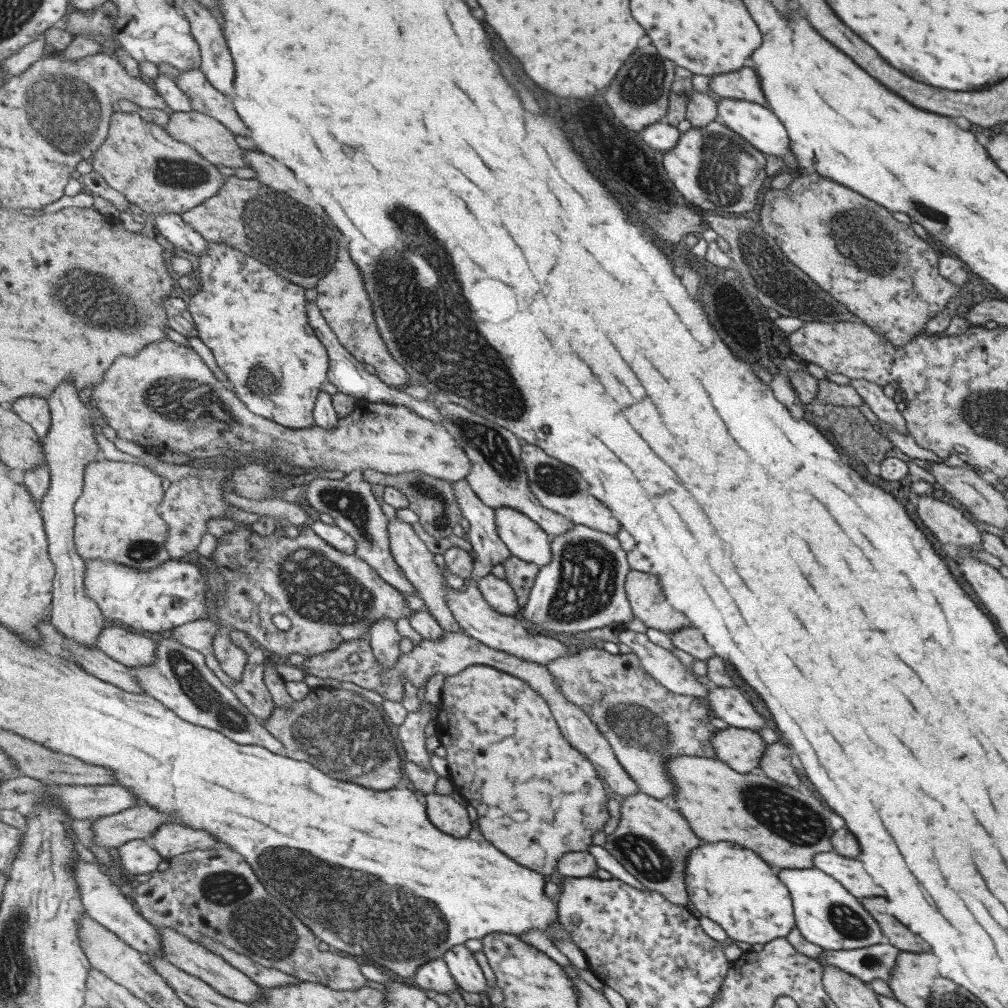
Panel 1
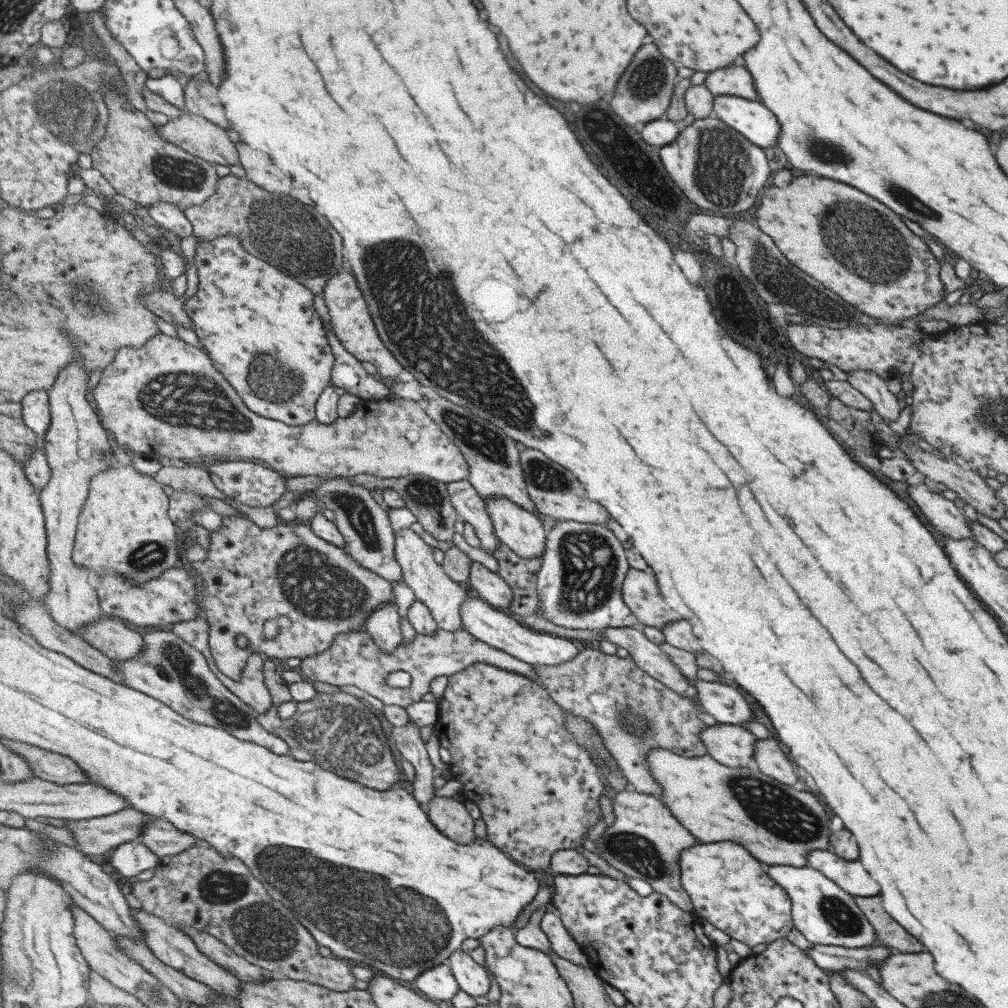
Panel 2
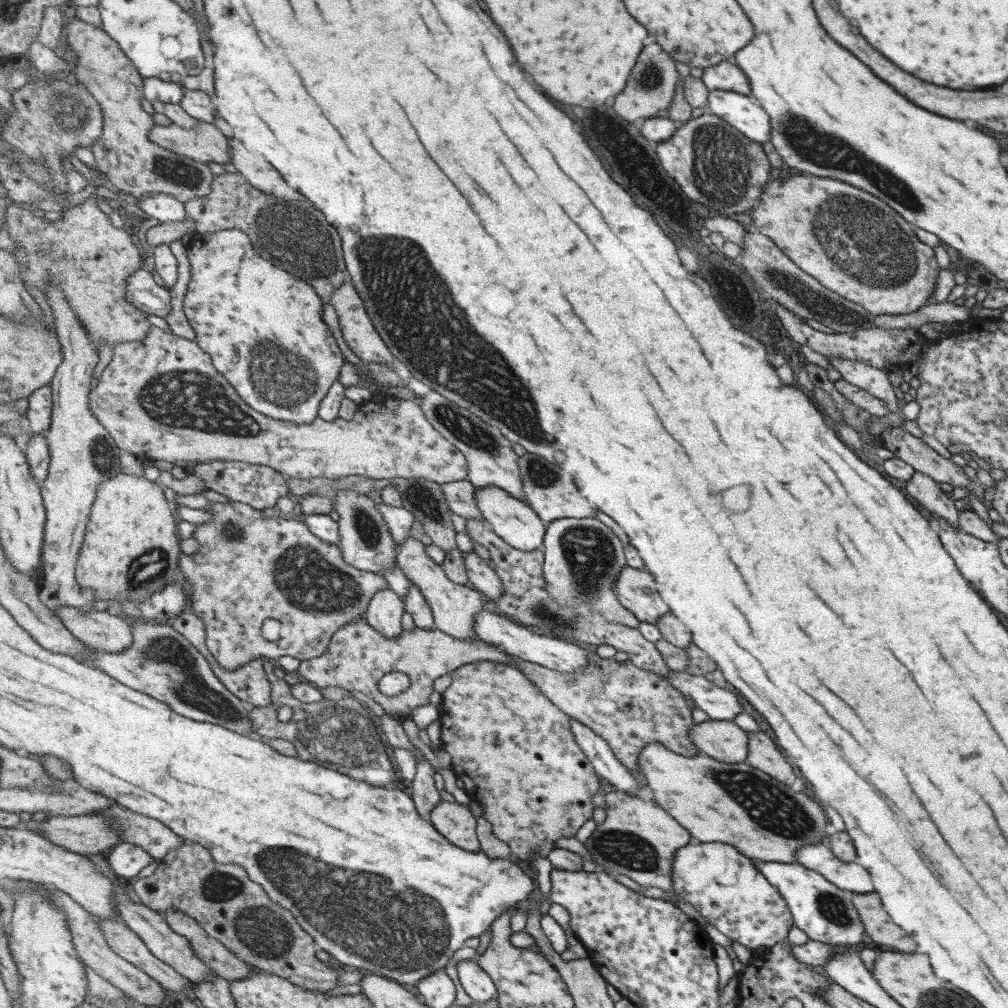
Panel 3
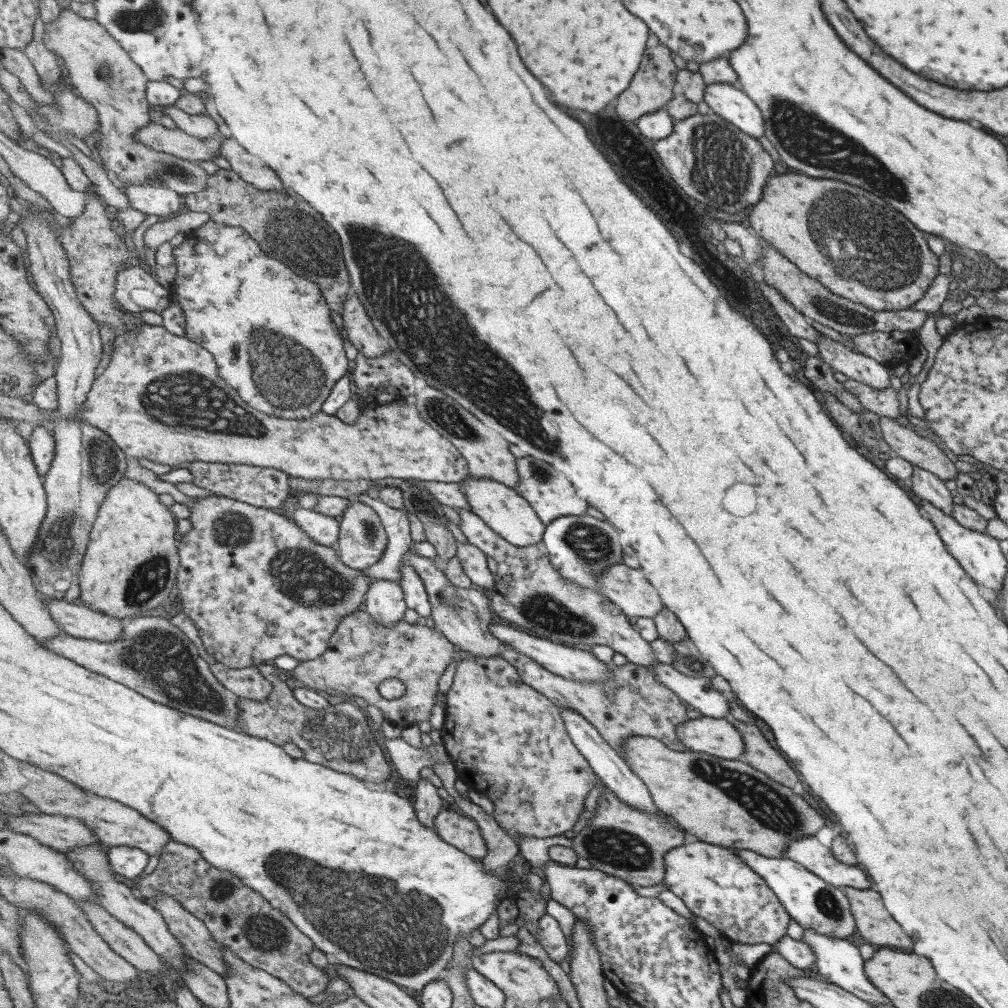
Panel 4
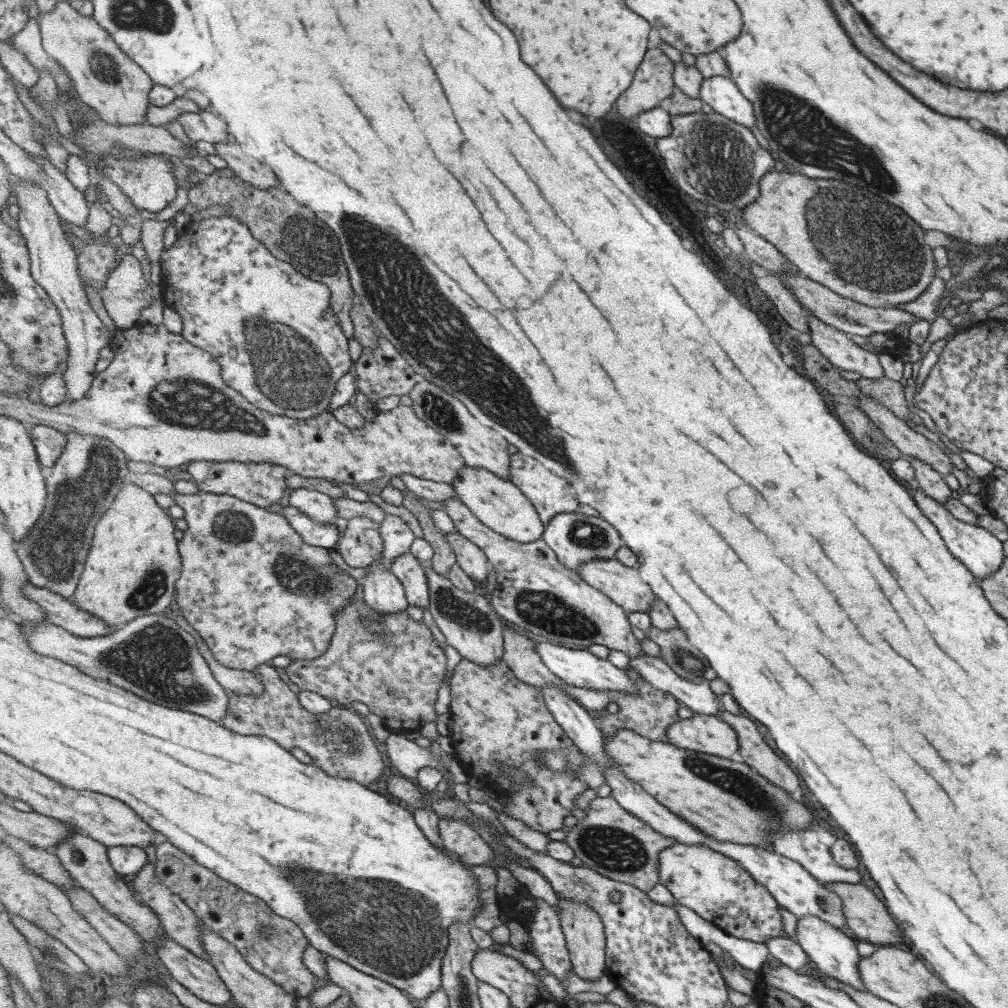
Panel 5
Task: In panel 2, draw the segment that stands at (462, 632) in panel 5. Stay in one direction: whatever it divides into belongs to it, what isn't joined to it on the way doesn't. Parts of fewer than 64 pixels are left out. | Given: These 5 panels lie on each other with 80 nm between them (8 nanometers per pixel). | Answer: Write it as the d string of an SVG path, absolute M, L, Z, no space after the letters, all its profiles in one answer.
M407 528L399 530L396 535L395 552L402 566L404 582L412 589L415 597L427 605L440 629L449 632L464 629L462 606L470 599L474 591L468 585L454 582L445 573L444 566L435 562L434 548L431 548L419 534Z

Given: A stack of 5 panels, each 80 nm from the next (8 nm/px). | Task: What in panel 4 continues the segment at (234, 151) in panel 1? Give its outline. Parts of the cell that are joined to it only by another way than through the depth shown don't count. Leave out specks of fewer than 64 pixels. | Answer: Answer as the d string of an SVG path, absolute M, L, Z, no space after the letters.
M151 122L143 129L138 130L134 136L136 140L140 140L143 144L150 146L153 150L159 150L161 152L167 152L178 156L179 159L183 158L193 162L200 162L209 165L212 158L215 158L215 152L220 153L223 137L216 134L213 138L199 138L197 136L191 136L188 132L177 129L165 128L160 122Z

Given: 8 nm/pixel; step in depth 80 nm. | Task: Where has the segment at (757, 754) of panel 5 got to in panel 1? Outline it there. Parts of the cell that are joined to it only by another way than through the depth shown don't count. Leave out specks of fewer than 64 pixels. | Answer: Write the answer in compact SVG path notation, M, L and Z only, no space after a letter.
M777 741L771 744L765 744L764 751L758 762L758 772L765 775L775 782L781 782L785 786L797 788L801 782L797 780L797 774L791 768L789 760L789 750Z

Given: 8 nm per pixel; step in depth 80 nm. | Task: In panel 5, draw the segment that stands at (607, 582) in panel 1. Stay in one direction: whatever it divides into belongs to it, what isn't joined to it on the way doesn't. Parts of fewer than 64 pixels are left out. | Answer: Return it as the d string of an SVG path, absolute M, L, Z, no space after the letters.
M580 512L557 514L546 526L544 538L547 545L557 554L565 568L580 574L581 565L597 559L612 559L624 546L620 532L602 517L585 516Z

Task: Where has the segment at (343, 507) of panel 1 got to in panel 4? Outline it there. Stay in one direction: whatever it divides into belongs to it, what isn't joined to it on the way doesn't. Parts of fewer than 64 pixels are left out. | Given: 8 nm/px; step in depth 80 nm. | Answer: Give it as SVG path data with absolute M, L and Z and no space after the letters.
M352 496L351 507L345 511L340 525L340 541L336 547L341 556L341 560L350 568L356 570L367 570L371 566L376 565L387 552L389 536L387 530L371 506L357 501L357 497Z

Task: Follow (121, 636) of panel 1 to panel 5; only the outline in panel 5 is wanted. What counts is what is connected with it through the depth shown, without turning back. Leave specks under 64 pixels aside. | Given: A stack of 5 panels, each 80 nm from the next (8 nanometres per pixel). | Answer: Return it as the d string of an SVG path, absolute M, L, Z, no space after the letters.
M31 583L25 586L25 596L39 604L46 612L49 623L62 626L77 636L104 637L116 630L103 618L87 610L81 610L72 599L66 599L62 594L34 586Z

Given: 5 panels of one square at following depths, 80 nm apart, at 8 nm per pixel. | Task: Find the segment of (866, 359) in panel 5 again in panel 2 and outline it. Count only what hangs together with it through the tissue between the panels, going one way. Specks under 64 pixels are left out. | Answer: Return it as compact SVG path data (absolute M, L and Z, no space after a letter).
M852 370L846 374L846 381L871 401L874 411L882 419L887 418L892 421L899 417L896 395L889 392L885 379L879 378L871 371Z

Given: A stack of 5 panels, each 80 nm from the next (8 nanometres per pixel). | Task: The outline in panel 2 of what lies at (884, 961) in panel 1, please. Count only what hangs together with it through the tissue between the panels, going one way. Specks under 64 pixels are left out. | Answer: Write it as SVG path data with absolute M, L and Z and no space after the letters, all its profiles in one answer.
M811 944L804 953L819 967L827 972L838 972L843 969L863 971L868 964L878 966L891 955L885 947L861 947L850 949L840 946Z

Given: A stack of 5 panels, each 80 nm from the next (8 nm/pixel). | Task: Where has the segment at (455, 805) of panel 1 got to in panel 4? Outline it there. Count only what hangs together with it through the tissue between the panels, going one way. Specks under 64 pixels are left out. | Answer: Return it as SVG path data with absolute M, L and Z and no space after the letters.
M446 805L437 815L435 831L445 842L473 858L482 860L489 854L487 841L478 822L462 814L455 806Z

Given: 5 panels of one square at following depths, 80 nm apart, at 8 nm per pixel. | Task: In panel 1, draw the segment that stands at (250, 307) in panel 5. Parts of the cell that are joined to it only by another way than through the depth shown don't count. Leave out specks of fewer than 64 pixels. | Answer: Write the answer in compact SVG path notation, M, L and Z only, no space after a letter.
M212 243L199 260L199 288L188 308L200 330L200 339L214 352L217 364L255 414L290 429L309 429L316 424L314 409L321 386L328 380L329 351L309 318L305 287L281 276L263 261L227 243Z

